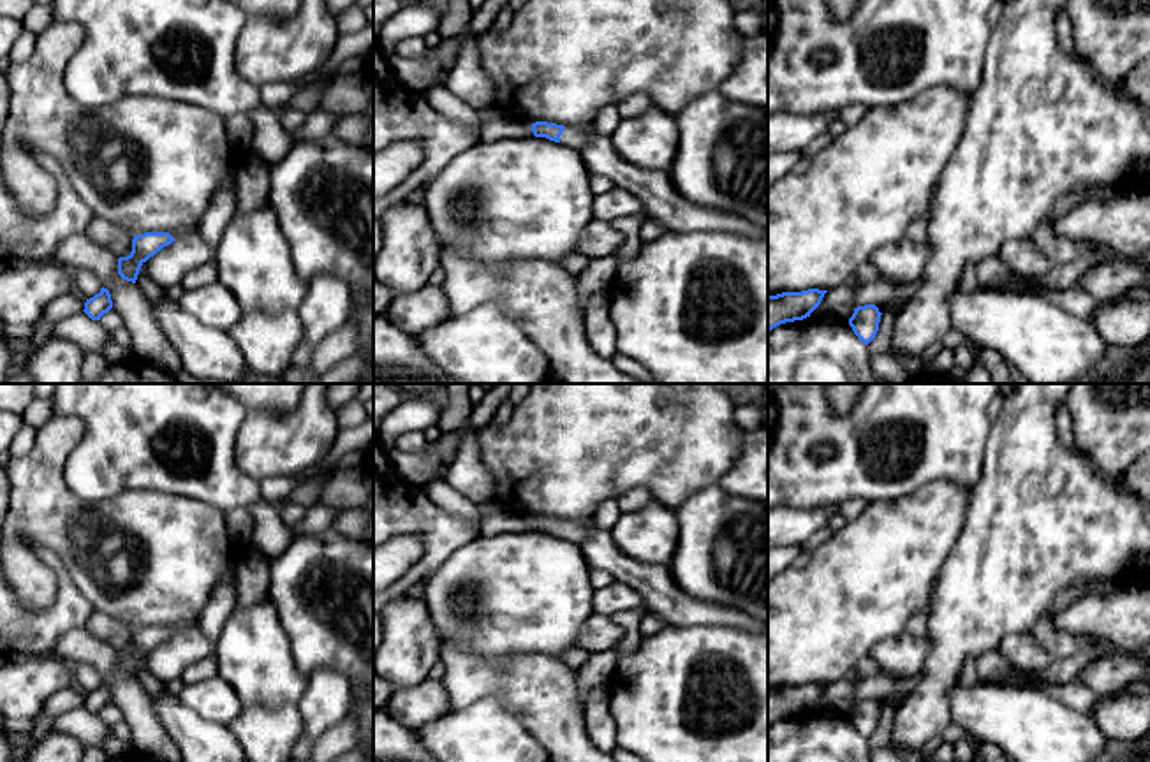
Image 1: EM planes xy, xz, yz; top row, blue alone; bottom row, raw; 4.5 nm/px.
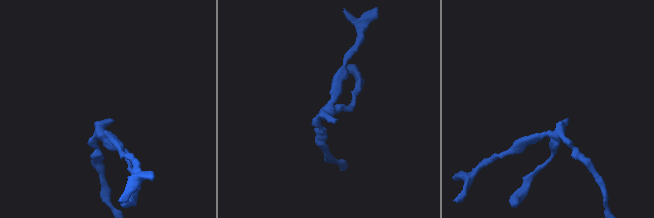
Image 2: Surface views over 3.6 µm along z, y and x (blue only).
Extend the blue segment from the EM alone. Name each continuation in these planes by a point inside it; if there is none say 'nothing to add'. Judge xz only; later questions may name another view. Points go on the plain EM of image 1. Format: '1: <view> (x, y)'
1: xz (571, 530)

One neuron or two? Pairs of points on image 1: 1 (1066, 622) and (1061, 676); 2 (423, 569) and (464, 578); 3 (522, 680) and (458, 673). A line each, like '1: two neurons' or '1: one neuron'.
1: two neurons
2: two neurons
3: one neuron

